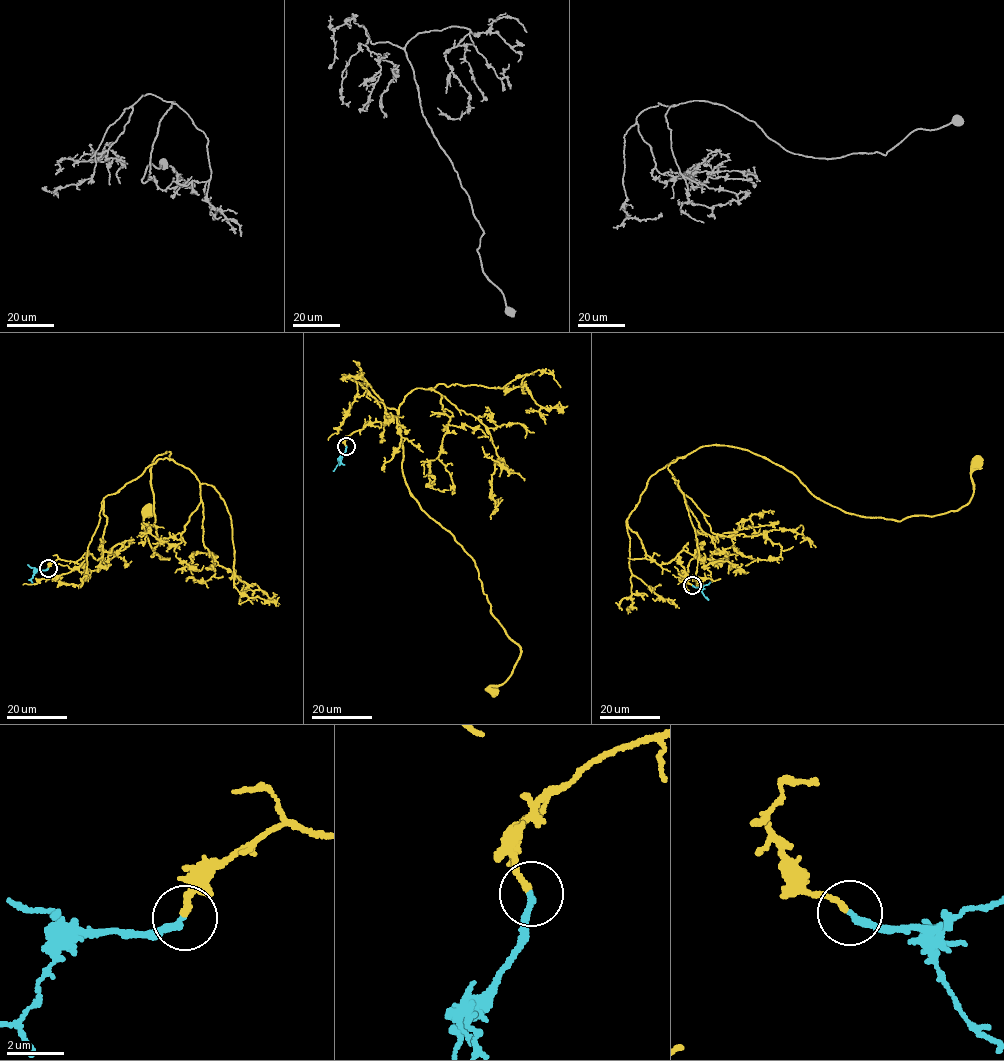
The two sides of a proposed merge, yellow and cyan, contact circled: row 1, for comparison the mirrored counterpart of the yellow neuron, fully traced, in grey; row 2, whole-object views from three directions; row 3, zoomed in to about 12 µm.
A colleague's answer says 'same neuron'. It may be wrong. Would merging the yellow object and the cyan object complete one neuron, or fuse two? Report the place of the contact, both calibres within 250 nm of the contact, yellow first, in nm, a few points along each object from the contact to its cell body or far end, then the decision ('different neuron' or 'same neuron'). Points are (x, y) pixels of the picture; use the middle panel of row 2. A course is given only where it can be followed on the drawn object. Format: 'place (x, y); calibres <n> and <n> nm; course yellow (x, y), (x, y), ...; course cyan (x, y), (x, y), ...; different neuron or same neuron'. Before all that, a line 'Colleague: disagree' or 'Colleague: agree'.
Colleague: agree
place (346, 446); calibres 200 and 200 nm; course yellow (346, 446), (392, 419), (346, 374), (397, 411), (410, 495), (473, 558), (520, 649), (493, 689); course cyan (346, 446), (333, 471); same neuron

